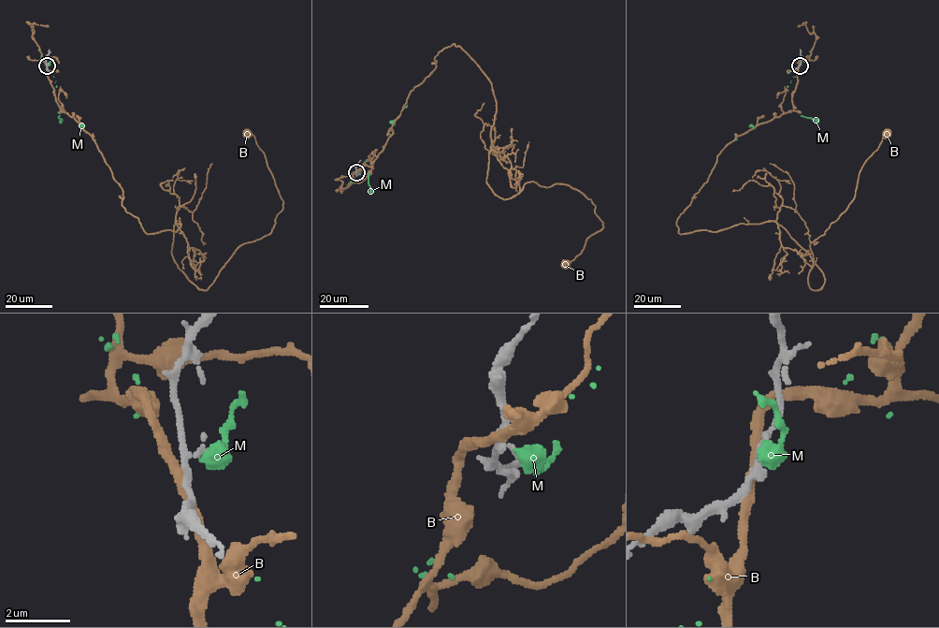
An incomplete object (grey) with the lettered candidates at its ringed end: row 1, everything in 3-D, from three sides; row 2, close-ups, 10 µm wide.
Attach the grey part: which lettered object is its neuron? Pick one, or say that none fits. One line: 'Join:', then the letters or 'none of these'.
Join: none of these

